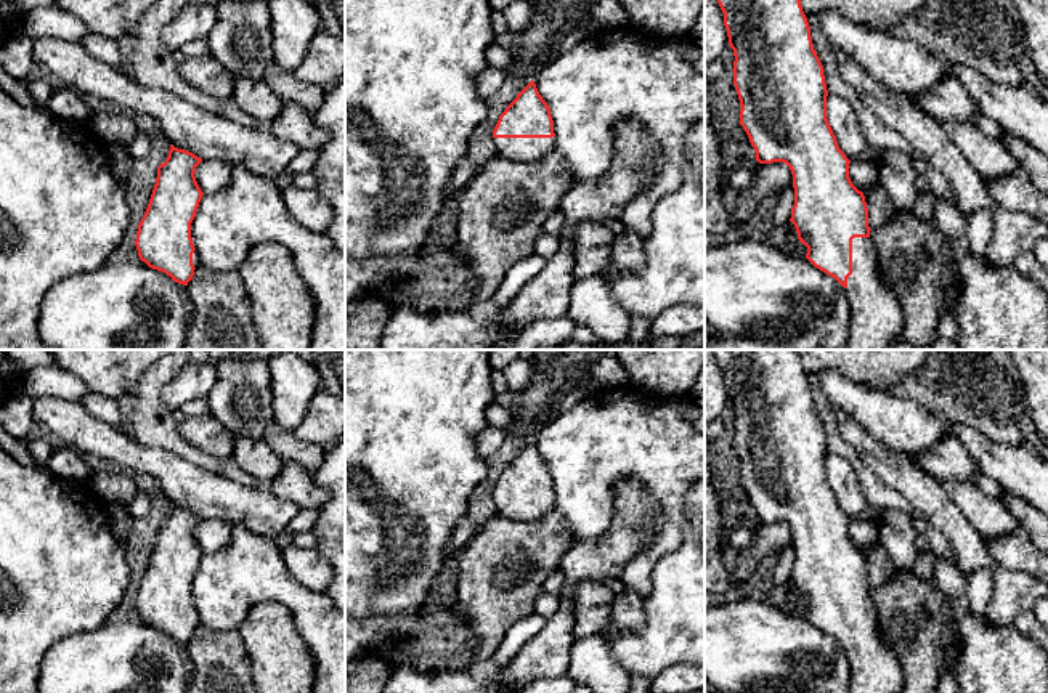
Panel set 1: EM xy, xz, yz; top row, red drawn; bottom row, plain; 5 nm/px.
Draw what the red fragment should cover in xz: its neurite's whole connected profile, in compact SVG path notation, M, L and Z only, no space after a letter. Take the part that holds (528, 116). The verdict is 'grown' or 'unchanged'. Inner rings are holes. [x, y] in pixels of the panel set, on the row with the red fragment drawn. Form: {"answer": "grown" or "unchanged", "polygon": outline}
{"answer": "grown", "polygon": "M533 80L499 116L493 138L498 156L517 164L536 162L554 151L550 109Z"}

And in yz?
{"answer": "grown", "polygon": "M717 0L724 13L729 45L733 50L733 85L740 99L740 125L756 151L759 164L783 162L790 167L794 205L790 221L798 239L807 247L806 258L835 278L847 294L851 308L847 350L915 350L902 334L904 314L896 295L878 271L878 252L870 239L865 196L849 178L851 160L839 149L827 119L827 83L823 66L814 50L810 27L801 0Z"}

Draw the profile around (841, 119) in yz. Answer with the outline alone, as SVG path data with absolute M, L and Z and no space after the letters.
M827 96L827 119L836 136L839 149L849 160L870 159L871 146L867 143L855 122L849 103L839 96Z

